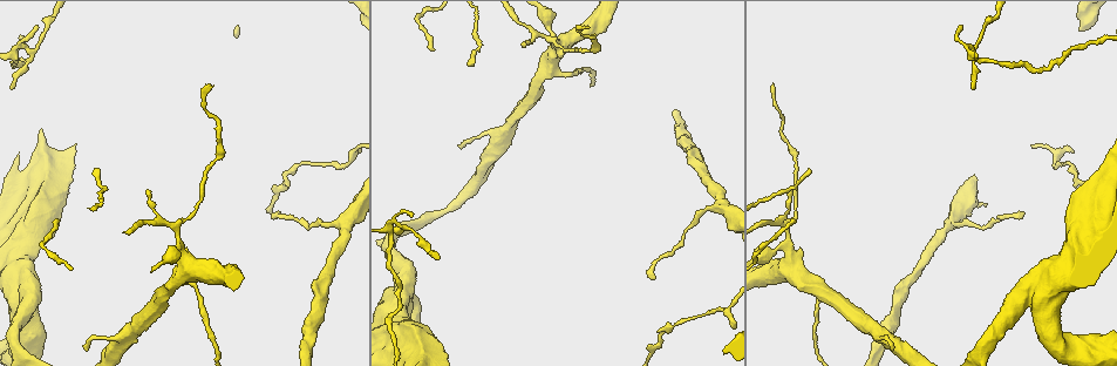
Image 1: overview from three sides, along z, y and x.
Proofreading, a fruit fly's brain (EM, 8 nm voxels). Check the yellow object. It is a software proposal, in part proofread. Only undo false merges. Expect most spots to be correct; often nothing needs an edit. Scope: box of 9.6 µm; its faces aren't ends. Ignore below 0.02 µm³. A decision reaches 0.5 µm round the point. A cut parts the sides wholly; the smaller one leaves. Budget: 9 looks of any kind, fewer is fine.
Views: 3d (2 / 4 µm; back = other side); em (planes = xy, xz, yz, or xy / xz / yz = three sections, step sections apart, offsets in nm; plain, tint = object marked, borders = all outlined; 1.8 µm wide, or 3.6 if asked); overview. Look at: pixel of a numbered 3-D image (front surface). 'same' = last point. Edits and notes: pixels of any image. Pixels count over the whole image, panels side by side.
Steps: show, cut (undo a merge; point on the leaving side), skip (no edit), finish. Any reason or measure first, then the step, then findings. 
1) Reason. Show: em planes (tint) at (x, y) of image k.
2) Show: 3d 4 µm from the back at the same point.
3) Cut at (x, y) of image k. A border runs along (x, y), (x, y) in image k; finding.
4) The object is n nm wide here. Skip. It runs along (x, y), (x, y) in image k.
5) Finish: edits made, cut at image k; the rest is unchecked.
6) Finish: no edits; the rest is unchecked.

Sudden change in width. Show: em yz step 4 (tint) at (1077, 252) of image 1.

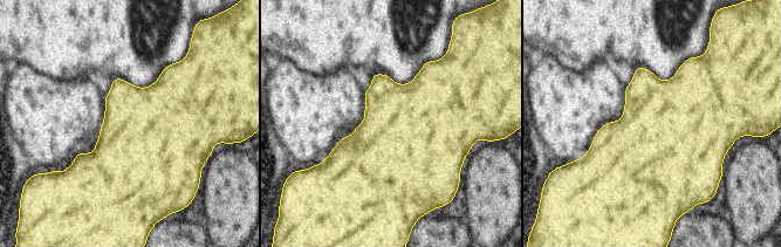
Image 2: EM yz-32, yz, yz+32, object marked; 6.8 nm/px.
Show: em xy step 4 (tint) at the same point.

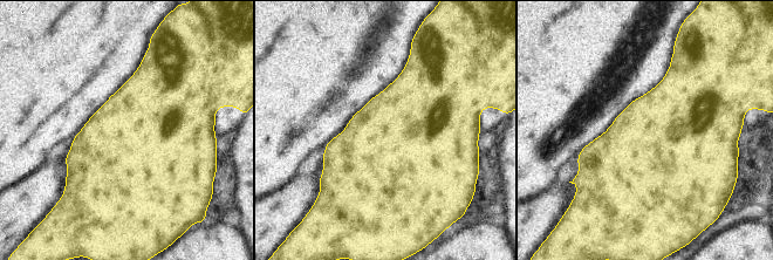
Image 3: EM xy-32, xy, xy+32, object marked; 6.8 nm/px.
Skip. One neuron here.

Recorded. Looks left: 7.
Sudden change in width. Show: 3d 2 µm at (344, 167) of image 1.

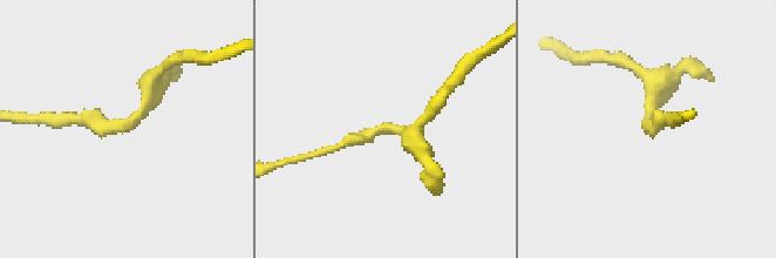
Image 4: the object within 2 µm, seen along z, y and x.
Shape alone is not enough. Show: em xy step 8 (tint) at (656, 117) of image 4.

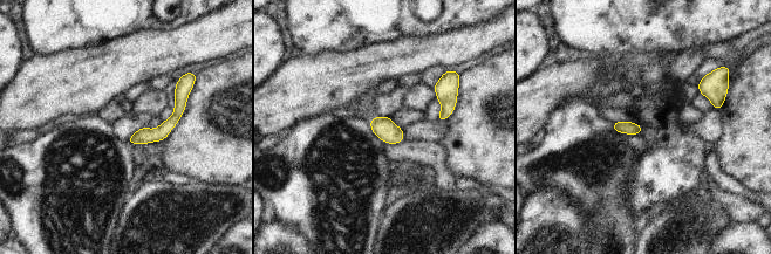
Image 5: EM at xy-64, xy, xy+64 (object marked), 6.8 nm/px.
Show: em planes (borders) at the same point.

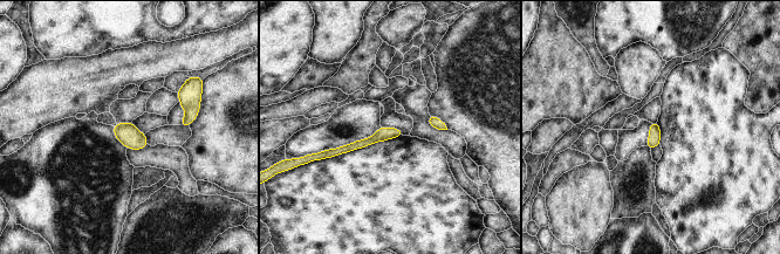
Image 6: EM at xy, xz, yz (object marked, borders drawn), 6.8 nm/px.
The object is 90 nm wide here. Skip. Continuous, no second neuron.

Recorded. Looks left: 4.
Branch point. Show: em xz step 4 (plain) at (345, 220) of image 1.

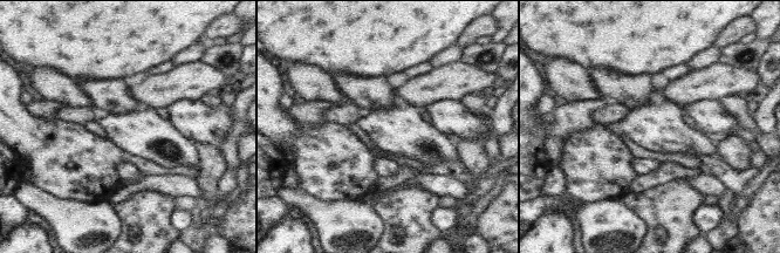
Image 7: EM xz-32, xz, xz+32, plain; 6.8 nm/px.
Where the object lies. Show: em xz step 4 (tint) at the same point.

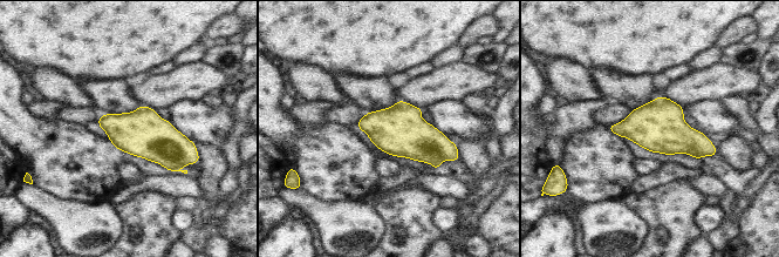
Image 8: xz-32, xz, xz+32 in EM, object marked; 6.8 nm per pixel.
Skip. All the same neuron.

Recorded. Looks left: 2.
Abrupt turn. Show: em planes (tint) at (542, 71) of image 1.

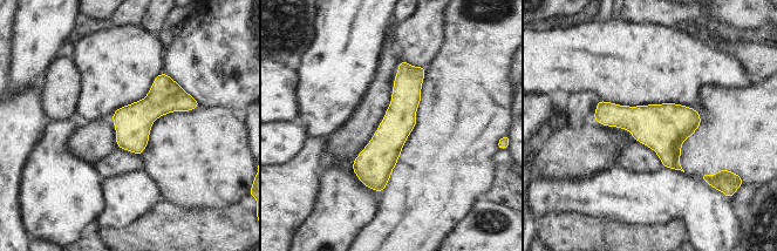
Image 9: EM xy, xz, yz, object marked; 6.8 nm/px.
The object is 220 nm wide here. Skip. It runs along (422, 69), (377, 158), (377, 188) in image 9; all the same neuron.

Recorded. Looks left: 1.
Finish: no edits; the rest is unchecked.

